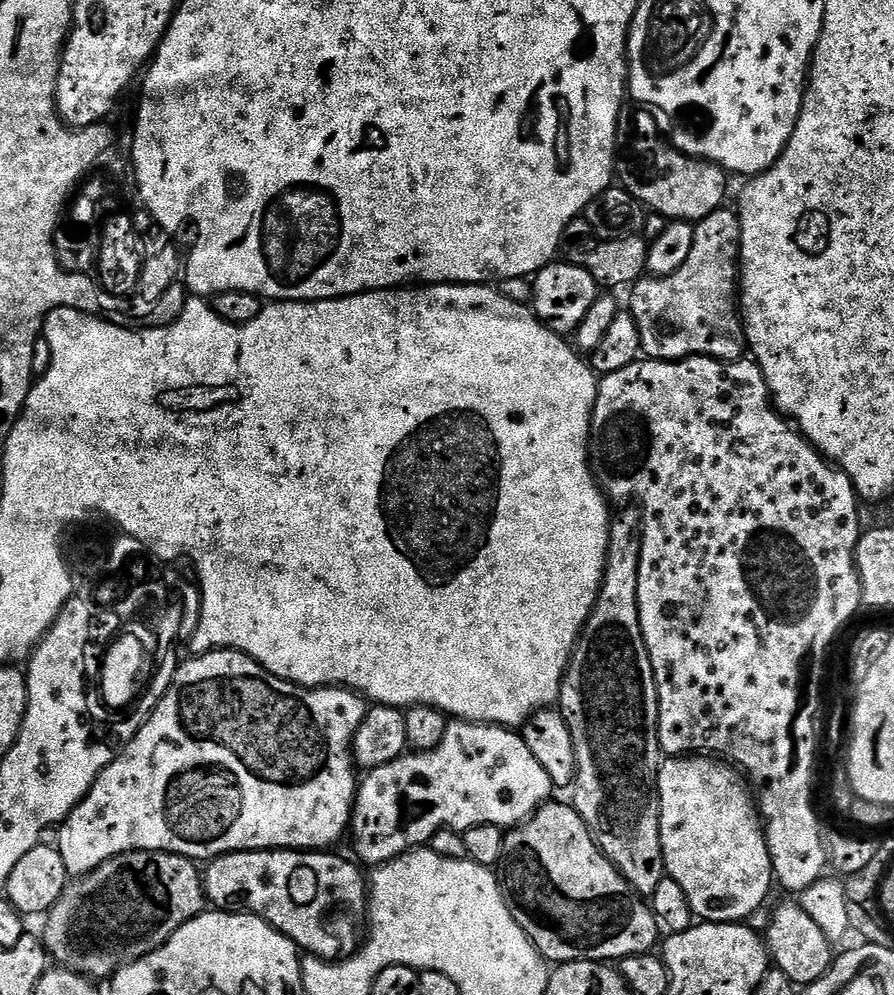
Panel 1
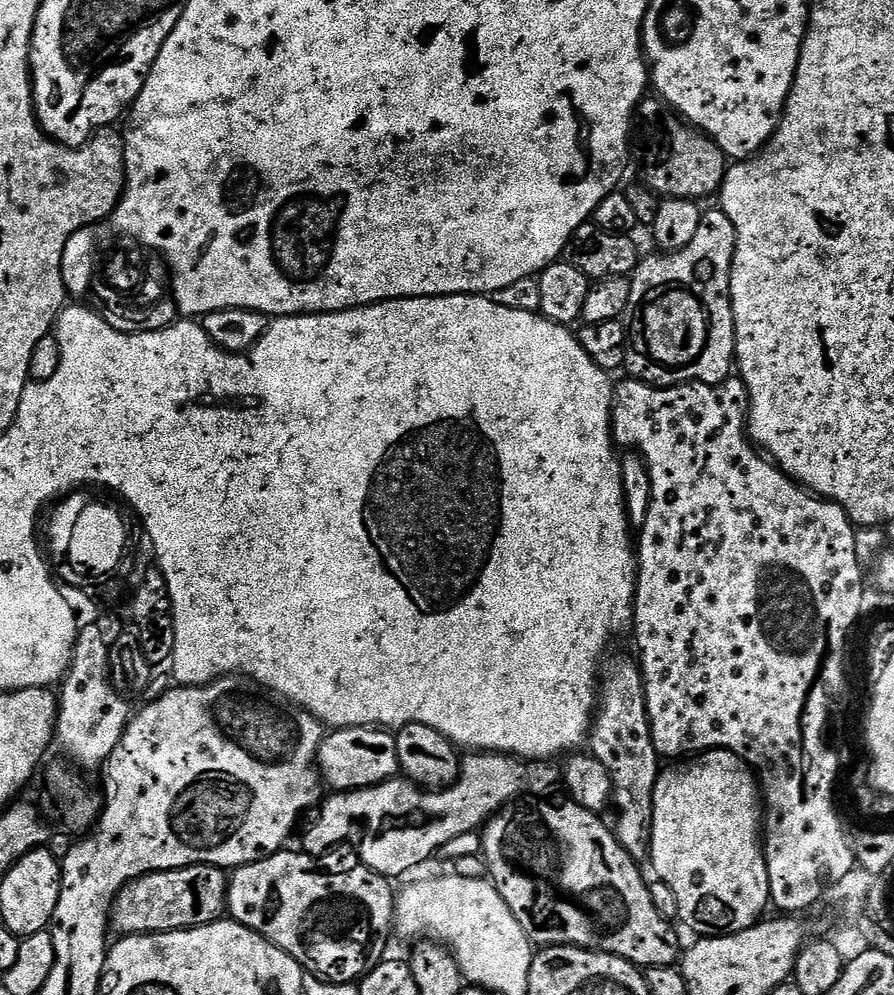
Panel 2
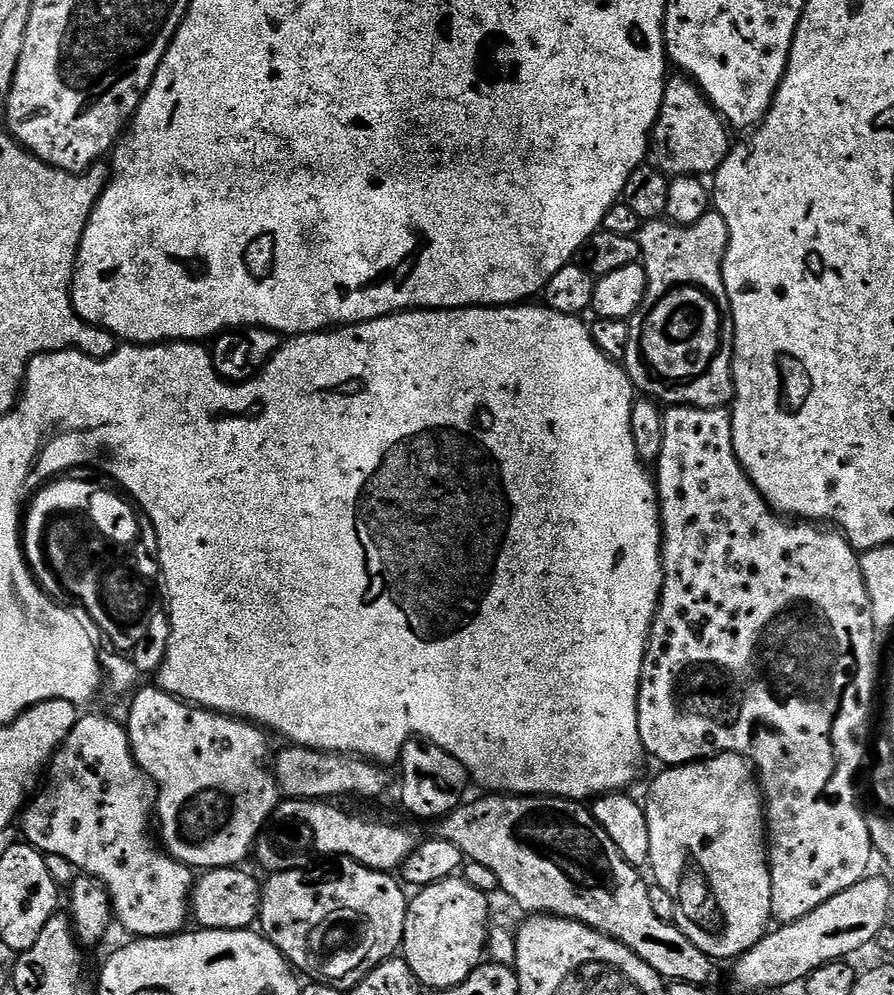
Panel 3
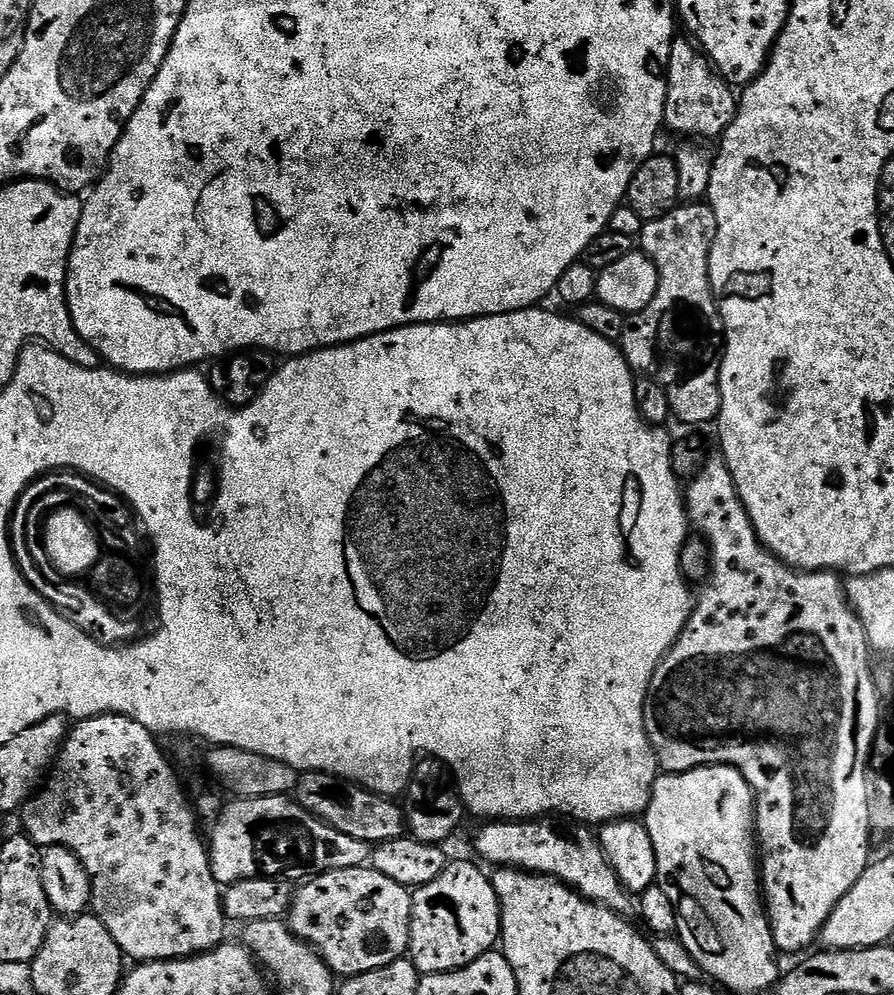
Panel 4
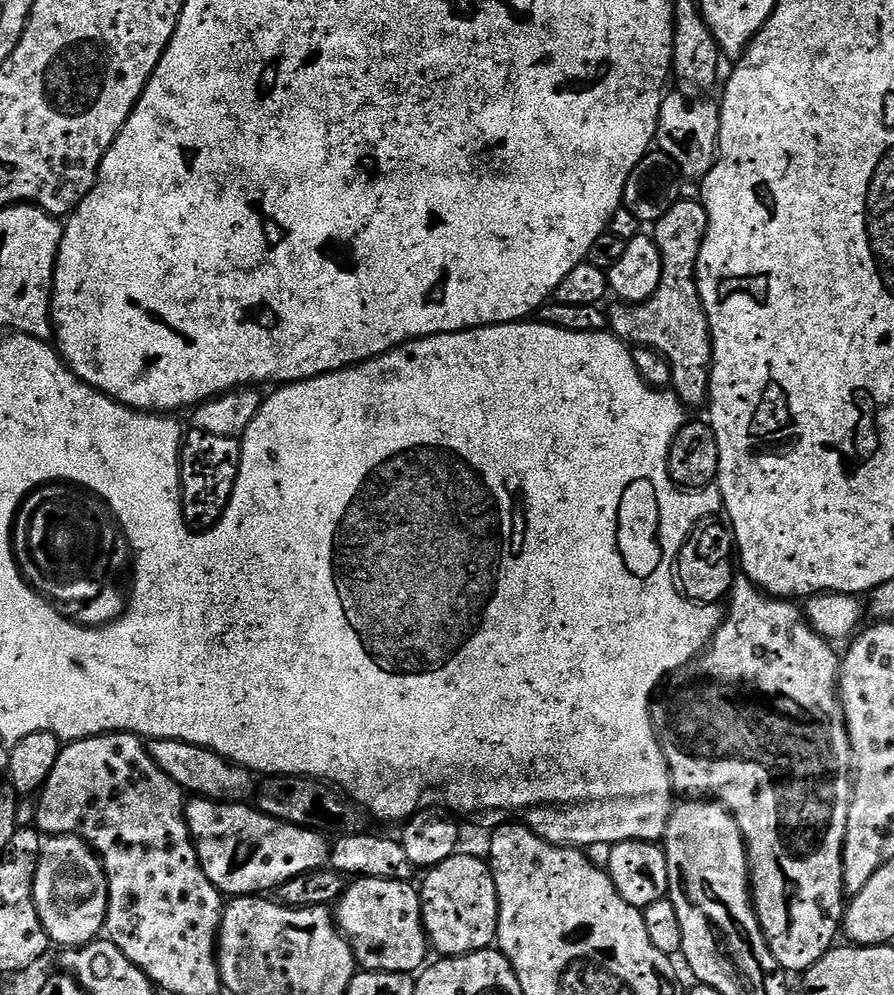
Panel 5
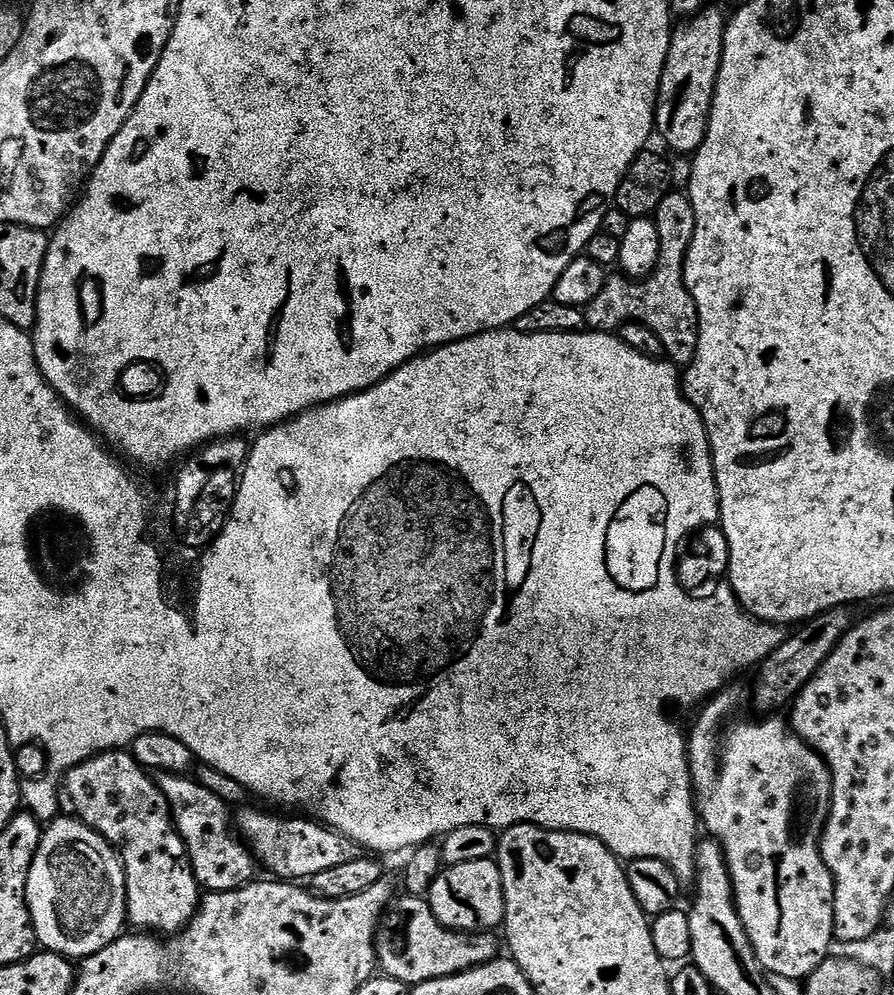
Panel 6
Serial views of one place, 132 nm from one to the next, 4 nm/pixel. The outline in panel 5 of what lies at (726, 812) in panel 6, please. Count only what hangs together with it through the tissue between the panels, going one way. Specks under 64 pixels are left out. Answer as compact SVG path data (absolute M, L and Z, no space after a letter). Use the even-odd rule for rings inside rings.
M740 578L732 585L730 595L726 600L724 621L720 623L720 628L714 634L711 644L696 659L691 660L686 666L682 666L667 677L666 687L650 705L656 740L664 751L673 789L679 795L681 792L684 798L703 798L719 802L735 816L740 833L744 836L744 847L748 850L750 891L756 909L756 917L760 919L760 929L764 931L764 937L774 958L788 974L793 974L792 972L803 974L810 966L814 966L814 962L818 962L818 958L822 958L822 954L826 954L833 948L837 943L836 932L838 936L846 911L844 839L846 838L846 822L850 818L854 765L848 728L844 725L844 711L840 705L838 691L841 657L838 652L836 656L836 652L832 648L835 647L808 625L799 603L767 596L749 580Z

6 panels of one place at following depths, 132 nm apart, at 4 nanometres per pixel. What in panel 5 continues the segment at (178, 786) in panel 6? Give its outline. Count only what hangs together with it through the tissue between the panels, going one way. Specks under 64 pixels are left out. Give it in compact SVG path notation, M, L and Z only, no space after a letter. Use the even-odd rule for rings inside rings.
M197 796L187 801L184 818L188 821L188 829L206 878L210 878L212 885L228 898L268 894L271 888L272 891L279 890L286 882L290 882L290 878L298 878L304 872L321 867L322 862L330 856L329 841L324 841L325 837L319 831L270 818L248 802L225 802Z

